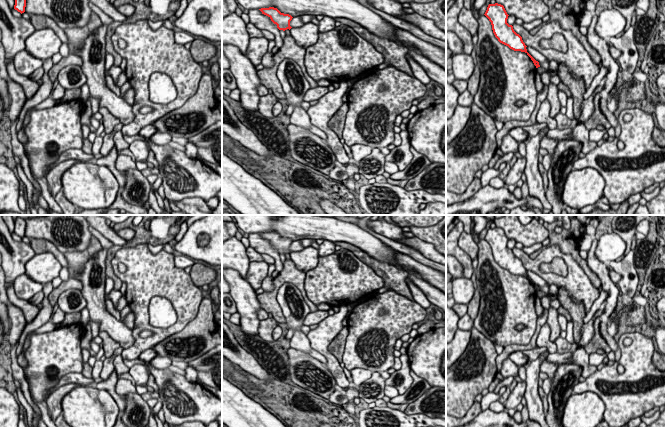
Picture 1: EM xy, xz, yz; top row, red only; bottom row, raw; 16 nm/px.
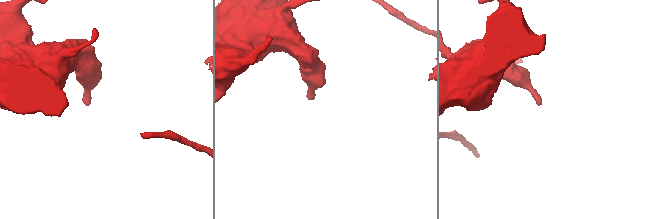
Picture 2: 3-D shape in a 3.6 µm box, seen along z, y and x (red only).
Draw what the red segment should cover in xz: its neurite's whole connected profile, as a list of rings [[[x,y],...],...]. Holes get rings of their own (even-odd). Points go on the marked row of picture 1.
[[[269,7],[269,8],[261,8],[259,9],[262,14],[268,16],[271,21],[277,25],[279,30],[287,30],[291,29],[290,21],[292,20],[292,16],[289,14],[281,13],[277,8]]]

